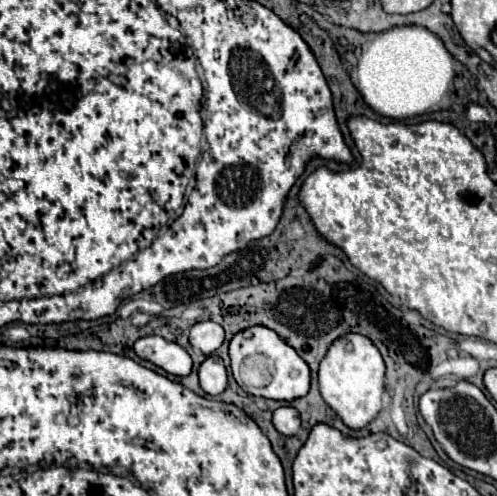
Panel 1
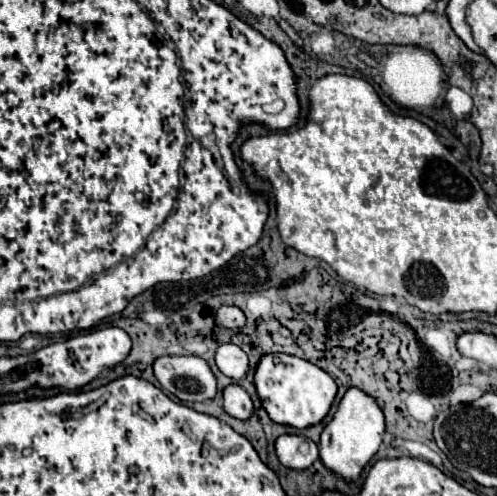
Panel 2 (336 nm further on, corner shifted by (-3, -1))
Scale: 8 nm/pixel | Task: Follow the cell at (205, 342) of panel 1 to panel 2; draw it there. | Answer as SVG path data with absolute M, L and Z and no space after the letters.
M221 343L215 351L215 363L219 367L219 371L231 379L241 379L247 373L249 361L247 355L241 347L233 345L233 343Z

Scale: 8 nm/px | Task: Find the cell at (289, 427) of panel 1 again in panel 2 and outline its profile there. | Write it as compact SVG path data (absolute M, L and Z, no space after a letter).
M285 433L281 437L277 437L275 441L275 449L277 449L277 457L279 461L289 467L289 469L307 469L317 457L317 445L301 435L295 433Z

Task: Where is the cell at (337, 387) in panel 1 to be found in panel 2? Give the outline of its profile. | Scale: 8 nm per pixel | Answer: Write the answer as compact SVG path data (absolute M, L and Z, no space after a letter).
M349 387L333 415L333 419L325 425L319 443L319 457L325 467L343 479L355 479L363 471L363 467L377 453L385 433L385 415L377 405L375 397L367 395L359 387Z

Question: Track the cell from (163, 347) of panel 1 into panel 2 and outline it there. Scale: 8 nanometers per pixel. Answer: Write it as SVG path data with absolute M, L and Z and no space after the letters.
M163 355L153 363L161 387L181 401L209 401L217 393L217 381L209 365L193 355Z

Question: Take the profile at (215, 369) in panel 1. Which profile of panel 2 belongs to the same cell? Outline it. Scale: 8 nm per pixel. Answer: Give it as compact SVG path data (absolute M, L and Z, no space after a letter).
M227 385L223 389L223 409L237 419L249 419L253 403L241 385Z

